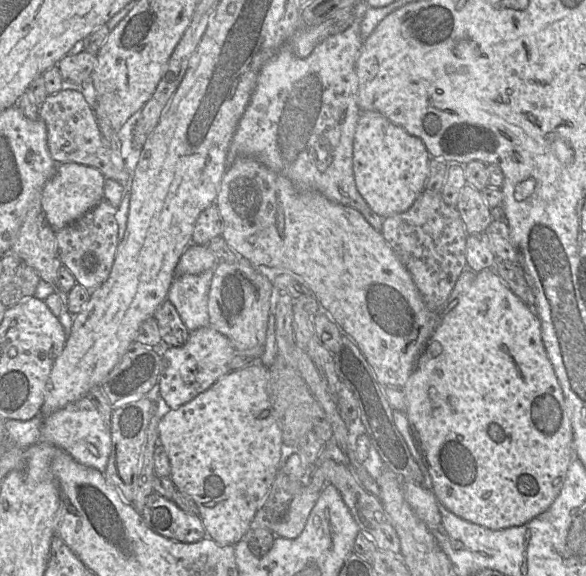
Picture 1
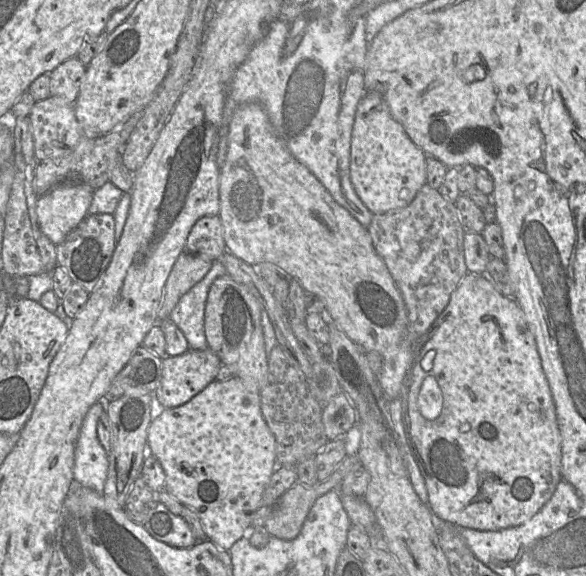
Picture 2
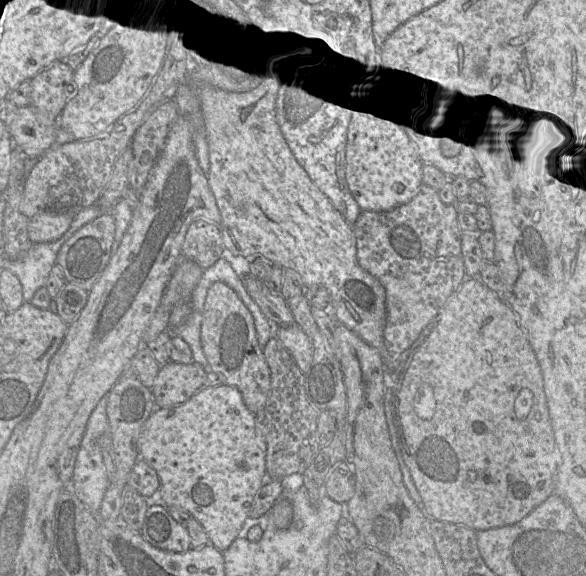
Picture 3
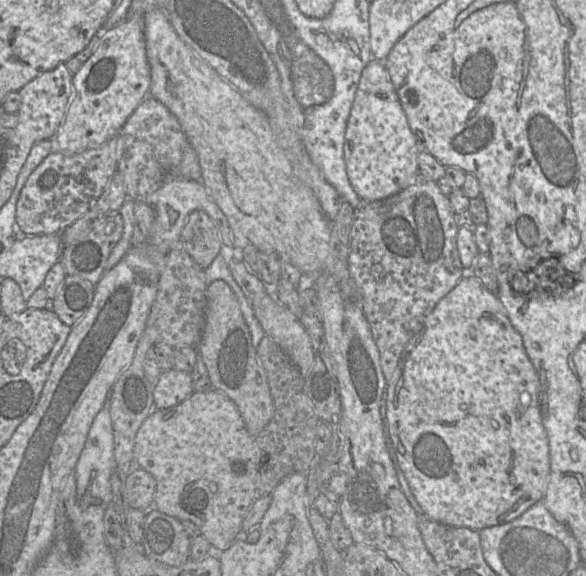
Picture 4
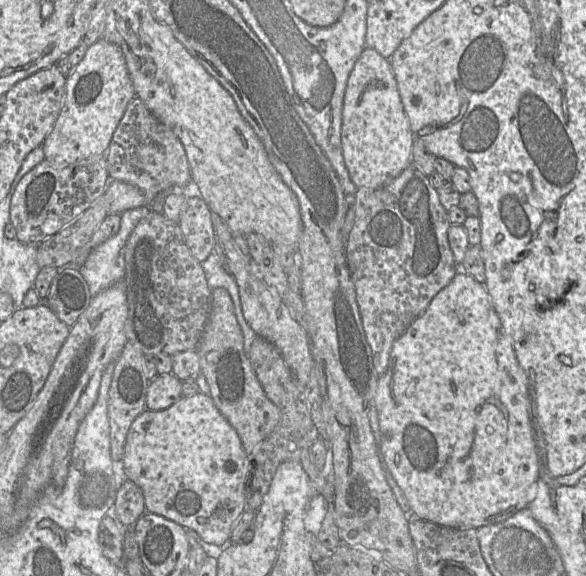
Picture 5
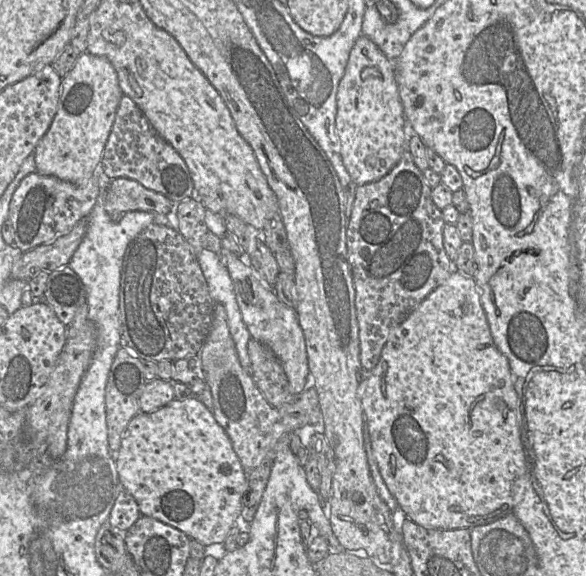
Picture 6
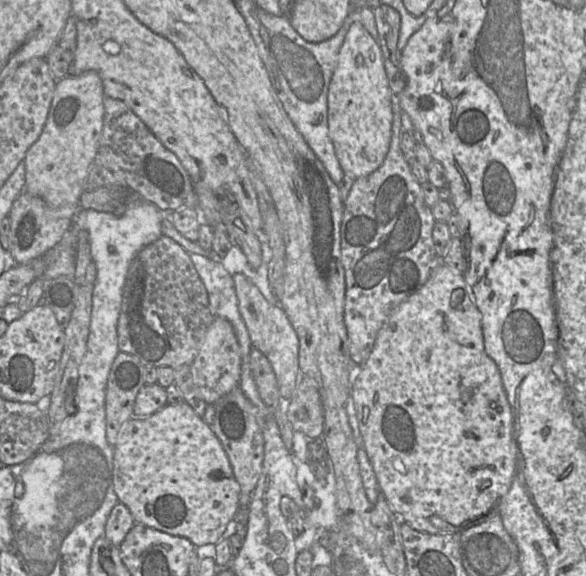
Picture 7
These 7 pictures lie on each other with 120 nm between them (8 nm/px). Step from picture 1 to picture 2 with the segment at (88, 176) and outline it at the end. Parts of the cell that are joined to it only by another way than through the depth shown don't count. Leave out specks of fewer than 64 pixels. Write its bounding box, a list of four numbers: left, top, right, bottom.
[37,182,94,245]

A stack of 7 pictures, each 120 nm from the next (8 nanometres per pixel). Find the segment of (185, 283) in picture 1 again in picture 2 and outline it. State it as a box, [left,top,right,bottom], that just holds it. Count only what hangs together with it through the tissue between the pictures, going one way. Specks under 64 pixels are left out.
[169,261,226,350]

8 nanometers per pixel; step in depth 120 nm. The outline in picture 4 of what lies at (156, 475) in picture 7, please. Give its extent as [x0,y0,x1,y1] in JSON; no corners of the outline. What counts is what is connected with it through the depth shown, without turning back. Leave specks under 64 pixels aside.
[133,391,260,551]

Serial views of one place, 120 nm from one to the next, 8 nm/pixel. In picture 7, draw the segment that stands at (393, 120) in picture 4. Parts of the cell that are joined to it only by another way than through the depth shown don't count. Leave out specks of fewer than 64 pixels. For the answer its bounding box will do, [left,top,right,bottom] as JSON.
[328,20,392,178]

